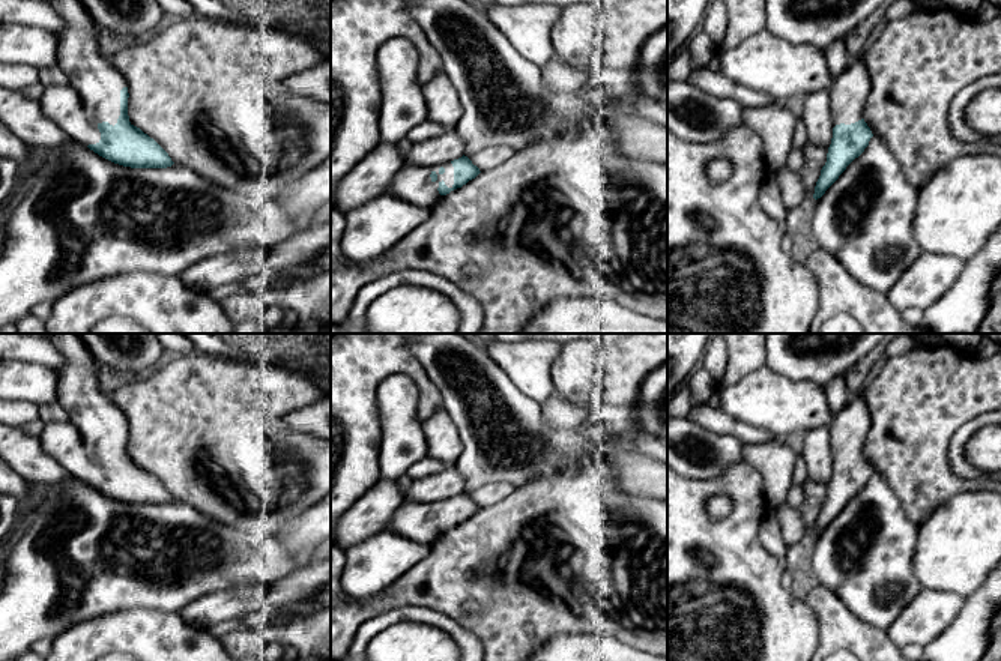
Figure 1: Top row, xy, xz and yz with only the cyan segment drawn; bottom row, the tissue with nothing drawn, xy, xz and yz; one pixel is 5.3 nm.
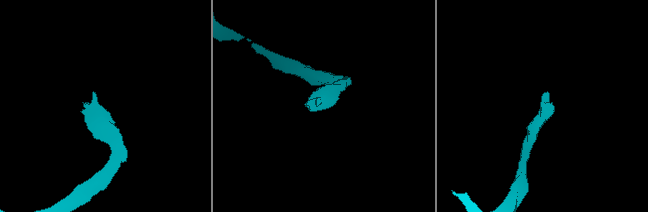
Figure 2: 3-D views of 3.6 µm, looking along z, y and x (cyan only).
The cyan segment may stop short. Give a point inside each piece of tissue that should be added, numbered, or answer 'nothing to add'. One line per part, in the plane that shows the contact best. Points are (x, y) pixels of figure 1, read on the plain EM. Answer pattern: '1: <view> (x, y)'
1: xz (412, 520)

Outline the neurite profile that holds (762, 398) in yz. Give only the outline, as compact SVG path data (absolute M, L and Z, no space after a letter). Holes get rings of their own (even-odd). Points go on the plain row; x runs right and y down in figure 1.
M767 365L724 388L718 409L774 437L830 425L834 416L818 385L786 379Z

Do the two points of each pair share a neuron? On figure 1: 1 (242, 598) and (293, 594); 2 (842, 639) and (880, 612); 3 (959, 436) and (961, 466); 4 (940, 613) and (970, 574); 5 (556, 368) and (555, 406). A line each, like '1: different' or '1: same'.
1: same
2: different
3: same
4: different
5: different

